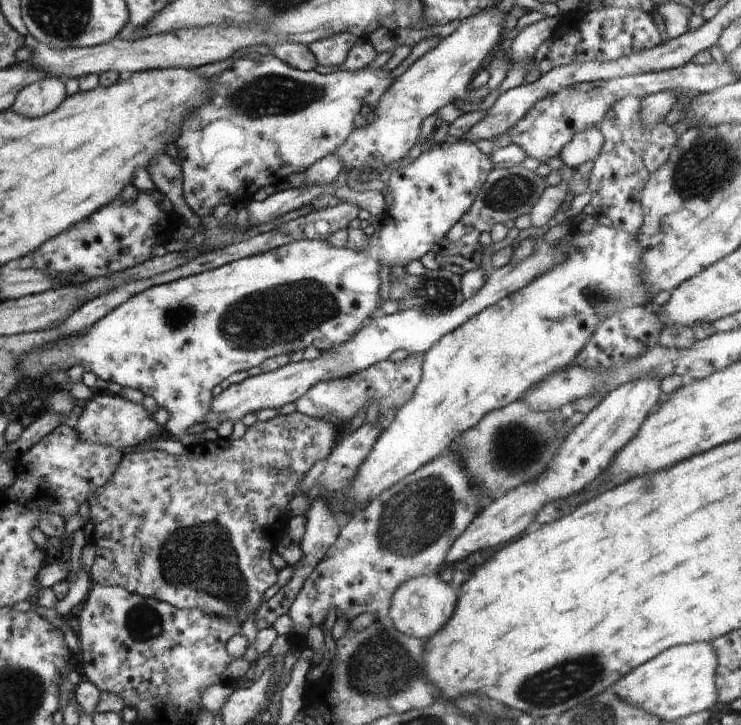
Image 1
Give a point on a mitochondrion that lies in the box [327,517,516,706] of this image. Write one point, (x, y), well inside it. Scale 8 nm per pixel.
(381, 667)

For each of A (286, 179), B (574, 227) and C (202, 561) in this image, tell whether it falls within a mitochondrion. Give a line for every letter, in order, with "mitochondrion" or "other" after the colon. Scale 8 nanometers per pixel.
A: other
B: other
C: mitochondrion

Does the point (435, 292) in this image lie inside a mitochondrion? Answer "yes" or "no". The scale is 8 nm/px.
yes

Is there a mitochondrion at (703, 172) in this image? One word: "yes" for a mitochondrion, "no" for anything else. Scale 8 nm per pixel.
yes

